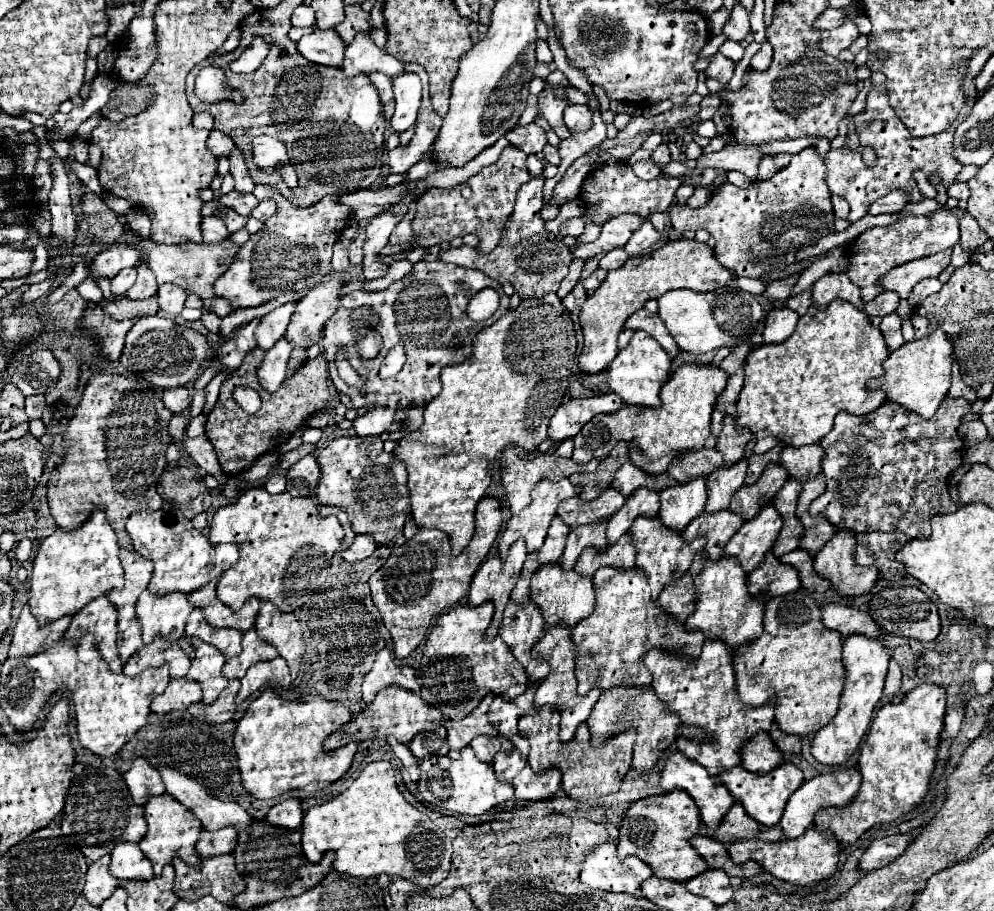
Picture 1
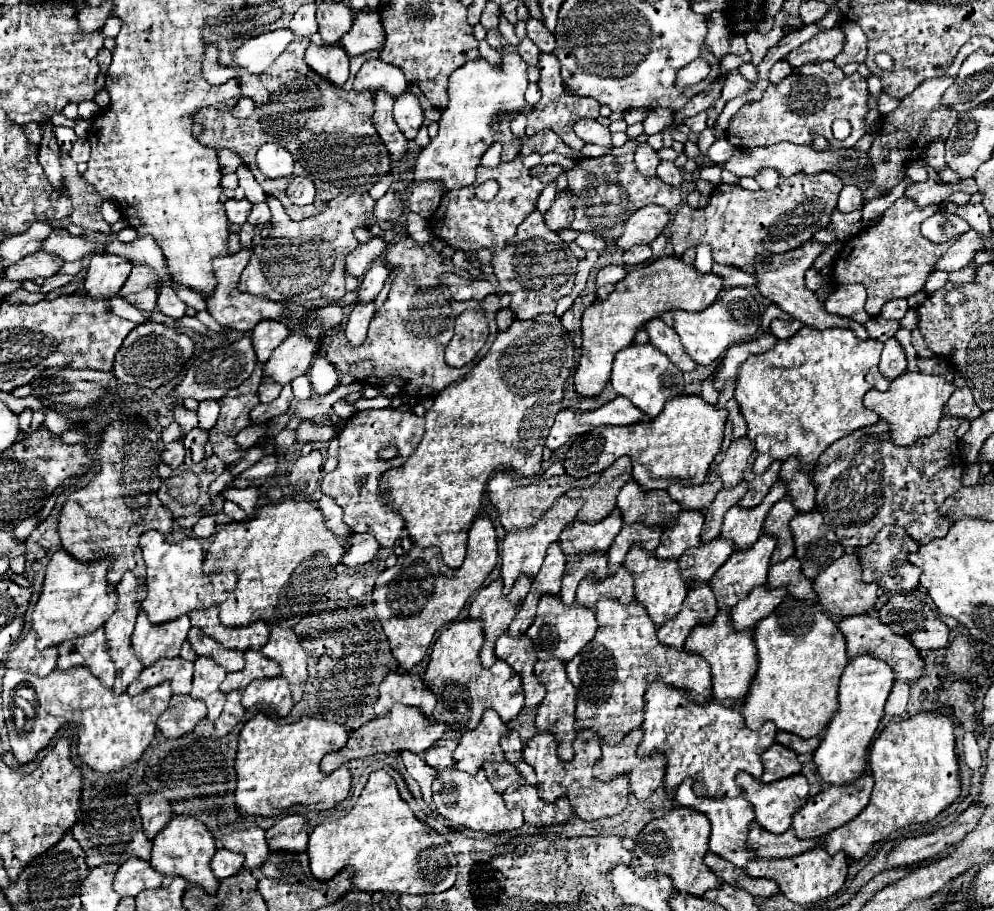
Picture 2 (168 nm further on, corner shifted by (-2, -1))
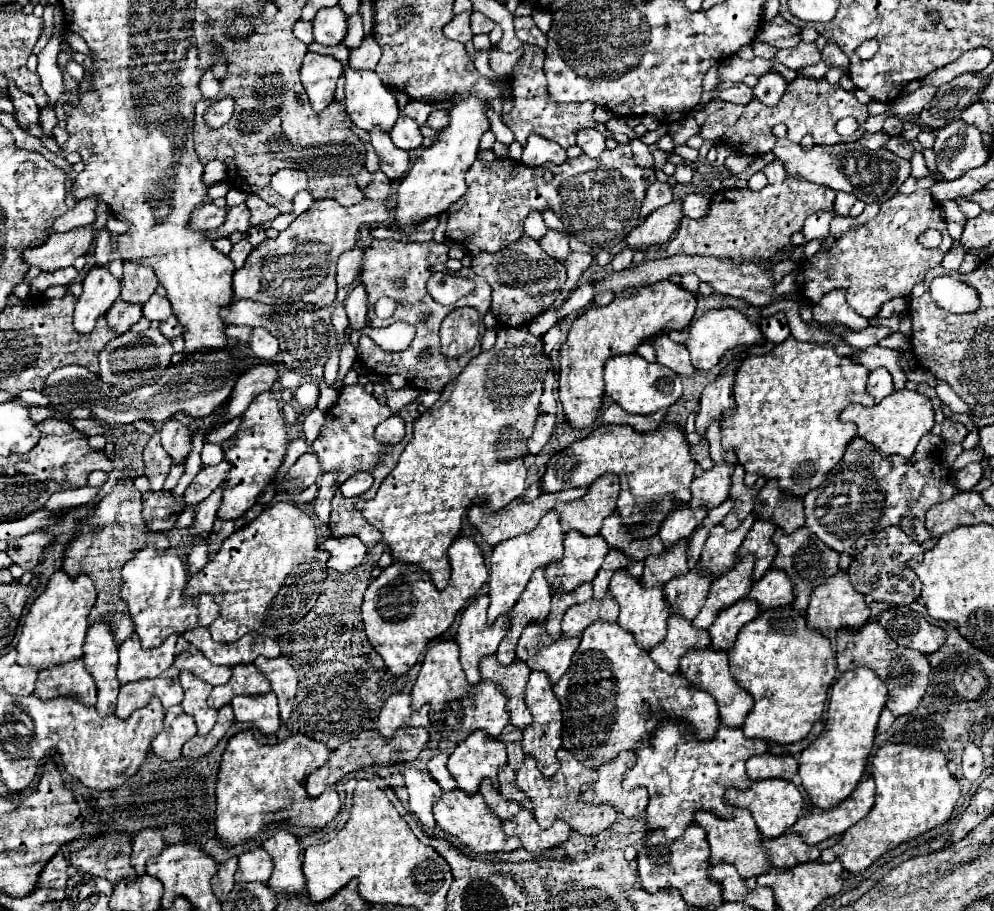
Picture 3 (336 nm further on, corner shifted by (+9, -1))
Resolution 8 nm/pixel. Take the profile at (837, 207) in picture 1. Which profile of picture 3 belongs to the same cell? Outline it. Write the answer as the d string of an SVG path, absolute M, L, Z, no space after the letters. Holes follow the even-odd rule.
M838 193L836 201L834 201L834 211L838 215L848 215L850 207L854 205L854 201L856 201L856 197L852 193Z

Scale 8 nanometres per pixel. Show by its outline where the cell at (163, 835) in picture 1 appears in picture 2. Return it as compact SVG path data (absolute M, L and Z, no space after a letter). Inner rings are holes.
M175 815L169 821L169 825L155 837L153 855L149 863L155 871L165 875L165 881L171 881L173 877L183 877L195 883L197 887L207 889L209 893L215 893L219 889L219 881L215 885L215 875L211 871L211 855L215 855L215 851L217 851L217 843L205 825L201 825L193 817Z

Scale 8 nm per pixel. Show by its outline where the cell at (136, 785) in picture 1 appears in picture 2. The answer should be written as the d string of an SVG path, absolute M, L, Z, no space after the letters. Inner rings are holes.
M159 793L141 797L139 811L141 811L145 835L147 835L149 839L153 839L155 833L159 833L163 827L167 827L167 823L169 823L171 817L173 817L171 803L169 803L167 799L163 799Z

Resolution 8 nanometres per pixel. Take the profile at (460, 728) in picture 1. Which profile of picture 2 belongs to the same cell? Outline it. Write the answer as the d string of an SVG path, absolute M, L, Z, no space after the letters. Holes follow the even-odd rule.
M485 711L483 721L475 731L467 731L461 737L459 747L453 753L455 767L475 775L487 761L505 761L499 739L507 733L507 725L495 711Z

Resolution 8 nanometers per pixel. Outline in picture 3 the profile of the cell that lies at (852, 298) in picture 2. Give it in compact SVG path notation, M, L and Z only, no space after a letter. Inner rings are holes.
M834 289L826 293L816 305L814 305L814 321L818 323L840 323L846 327L852 327L854 331L868 327L868 319L856 315L852 307L846 303L846 291Z

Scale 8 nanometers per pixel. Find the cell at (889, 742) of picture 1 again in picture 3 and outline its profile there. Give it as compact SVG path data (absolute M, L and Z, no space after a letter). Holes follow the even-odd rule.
M886 741L872 755L872 779L876 783L874 807L864 819L846 829L834 847L824 849L820 861L840 859L846 871L862 873L888 849L948 821L960 797L960 783L950 775L946 755L930 747Z

